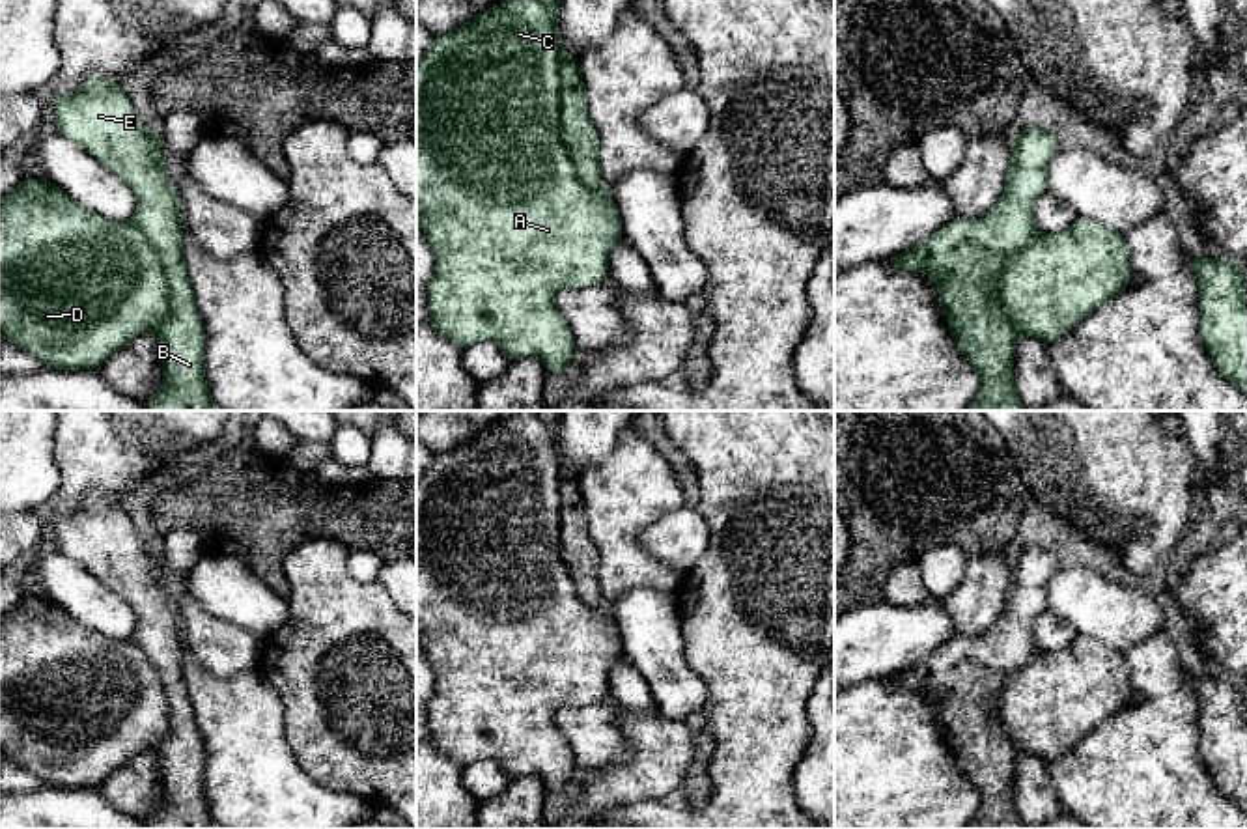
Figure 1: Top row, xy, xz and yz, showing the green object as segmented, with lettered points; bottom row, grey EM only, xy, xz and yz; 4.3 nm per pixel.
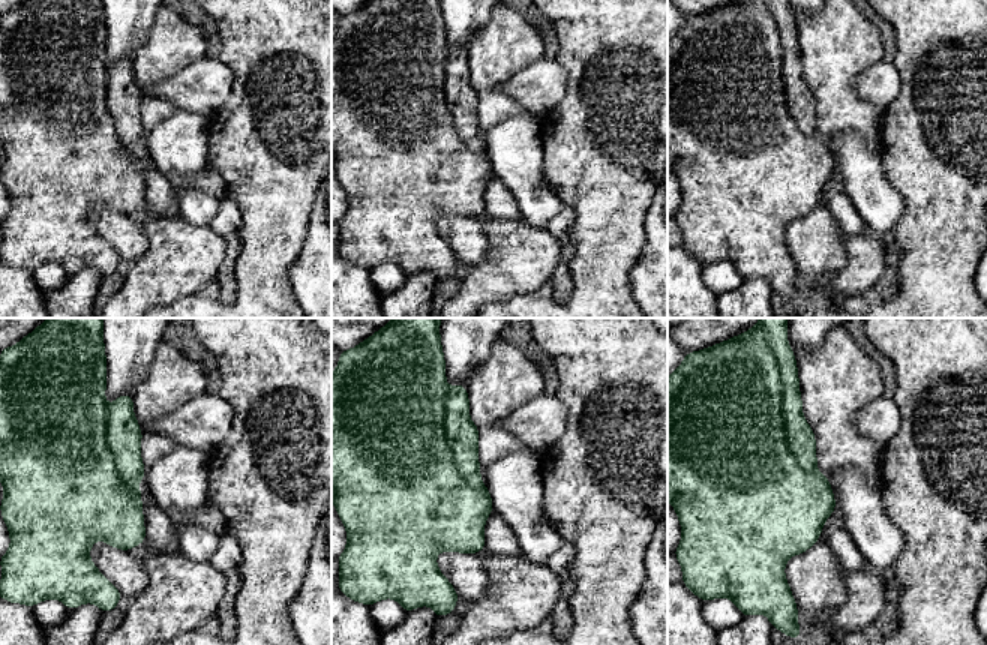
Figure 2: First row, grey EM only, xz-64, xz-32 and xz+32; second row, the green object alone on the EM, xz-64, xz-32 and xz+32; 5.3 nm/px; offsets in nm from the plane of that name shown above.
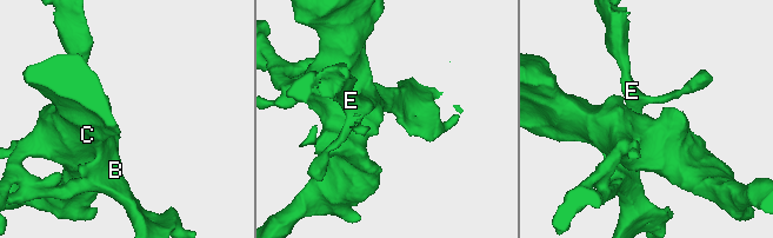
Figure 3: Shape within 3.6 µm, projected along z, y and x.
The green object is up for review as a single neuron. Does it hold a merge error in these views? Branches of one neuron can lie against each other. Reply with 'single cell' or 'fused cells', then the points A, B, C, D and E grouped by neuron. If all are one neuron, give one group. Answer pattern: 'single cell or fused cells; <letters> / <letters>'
fused cells; A C D / B E

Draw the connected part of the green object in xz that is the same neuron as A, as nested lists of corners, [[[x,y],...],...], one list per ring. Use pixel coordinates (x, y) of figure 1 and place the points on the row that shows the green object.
[[[504,0],[495,4],[469,22],[437,34],[426,56],[416,63],[416,222],[435,254],[435,274],[426,286],[431,312],[429,325],[461,349],[493,342],[510,360],[536,355],[551,373],[558,373],[571,364],[577,347],[567,321],[556,308],[554,295],[562,288],[584,288],[605,278],[609,274],[609,254],[624,239],[620,211],[610,192],[607,187],[582,185],[564,149],[558,121],[560,63],[560,45],[541,0]]]

